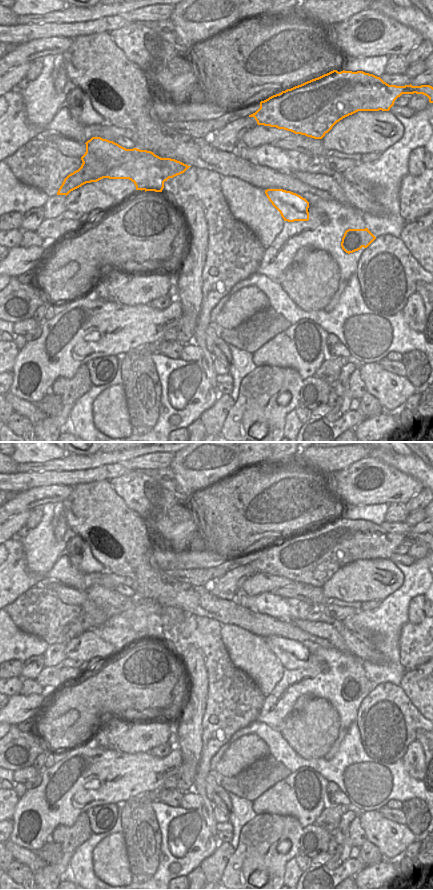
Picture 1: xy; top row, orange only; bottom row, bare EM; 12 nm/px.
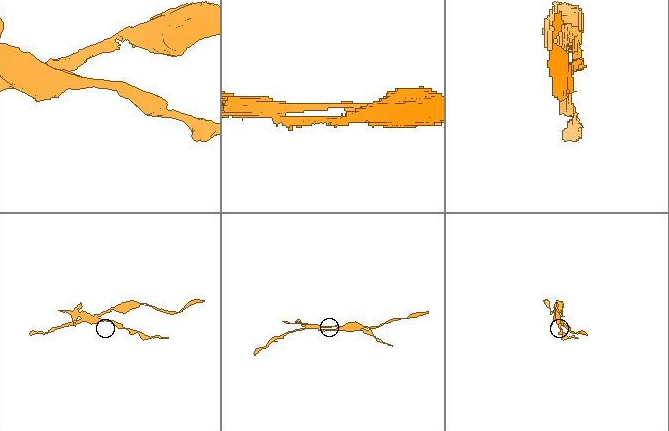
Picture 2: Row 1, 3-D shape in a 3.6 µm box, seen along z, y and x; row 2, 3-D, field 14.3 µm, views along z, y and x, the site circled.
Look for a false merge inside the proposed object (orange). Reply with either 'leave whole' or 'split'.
split

